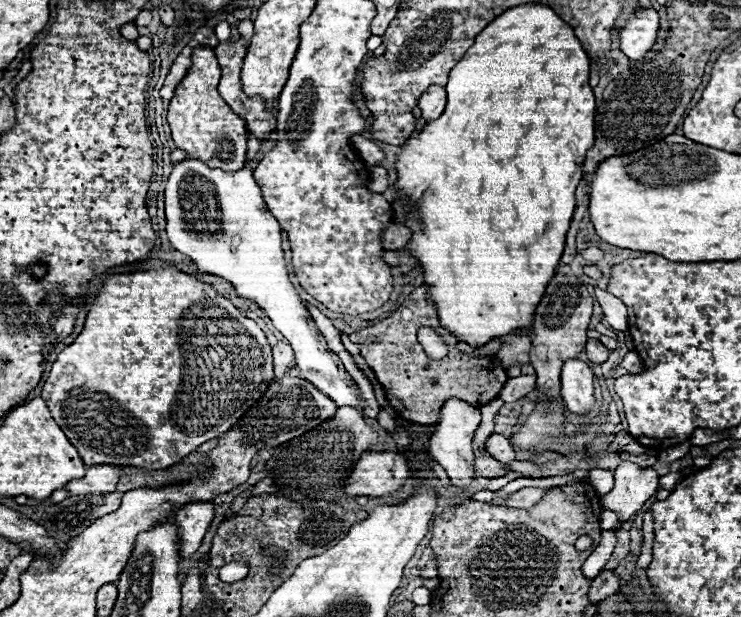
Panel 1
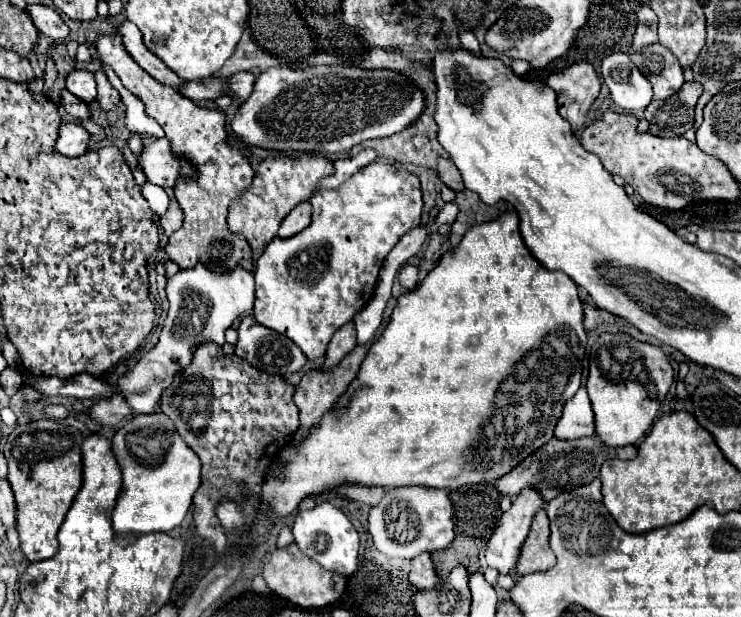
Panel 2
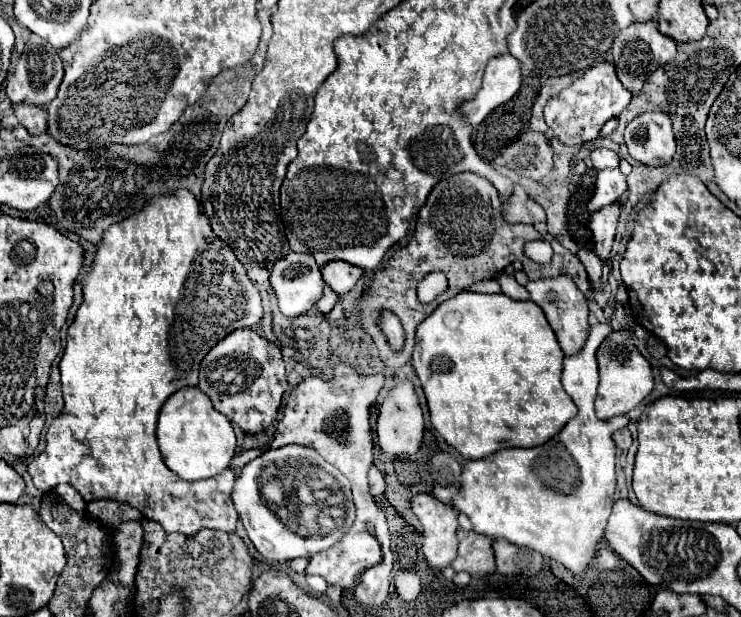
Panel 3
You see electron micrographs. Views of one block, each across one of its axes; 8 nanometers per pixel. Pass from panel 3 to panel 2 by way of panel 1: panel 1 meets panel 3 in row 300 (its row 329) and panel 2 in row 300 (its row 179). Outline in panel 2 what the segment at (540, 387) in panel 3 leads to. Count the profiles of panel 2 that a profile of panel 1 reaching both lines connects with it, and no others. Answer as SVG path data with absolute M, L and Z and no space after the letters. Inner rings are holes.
M516 210L504 212L500 218L476 224L472 226L462 242L442 254L438 264L428 272L428 276L422 280L422 284L398 298L398 304L392 312L390 324L384 328L382 336L370 346L364 362L360 364L360 370L356 374L356 380L350 382L344 396L340 396L336 404L336 412L328 412L320 424L298 444L290 444L284 448L280 460L284 462L284 470L276 472L270 470L264 492L262 492L262 504L260 508L270 508L272 520L280 520L288 516L302 498L310 494L320 494L328 488L340 486L340 484L364 484L364 486L432 486L432 488L444 488L444 490L456 490L464 484L478 484L478 482L492 482L506 472L510 472L524 456L532 454L540 444L546 444L552 438L554 426L562 414L564 402L576 394L582 380L582 360L586 354L586 330L584 330L584 306L578 298L578 286L570 280L564 272L550 272L546 270L526 248L520 228L520 220Z

